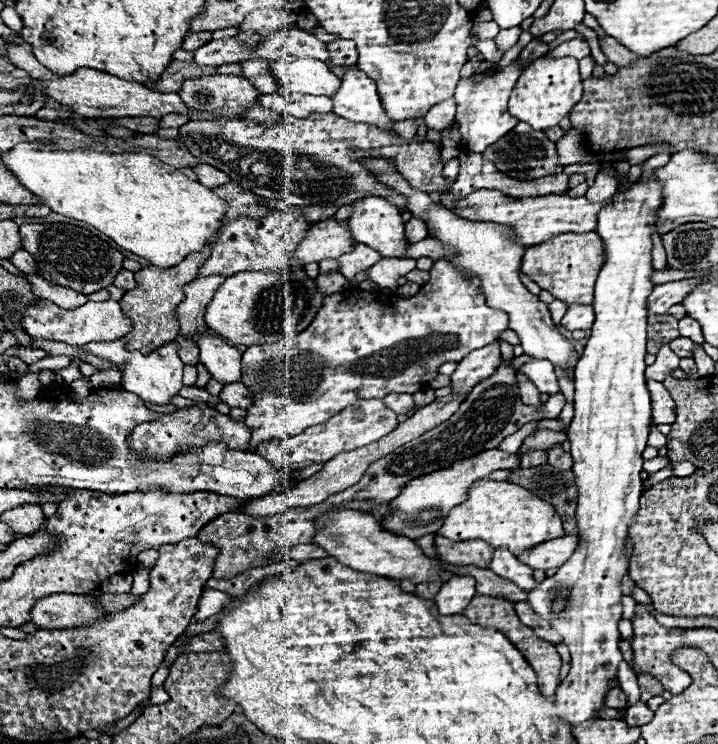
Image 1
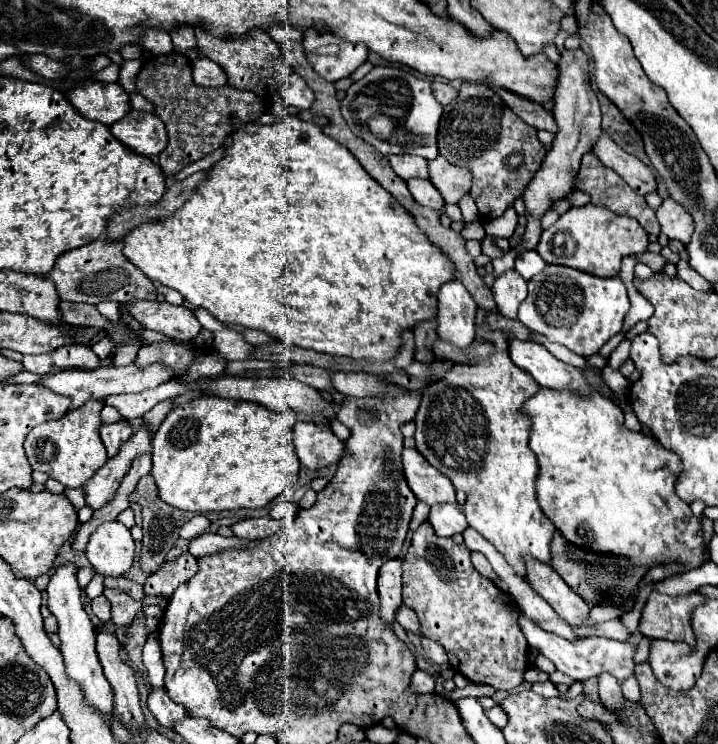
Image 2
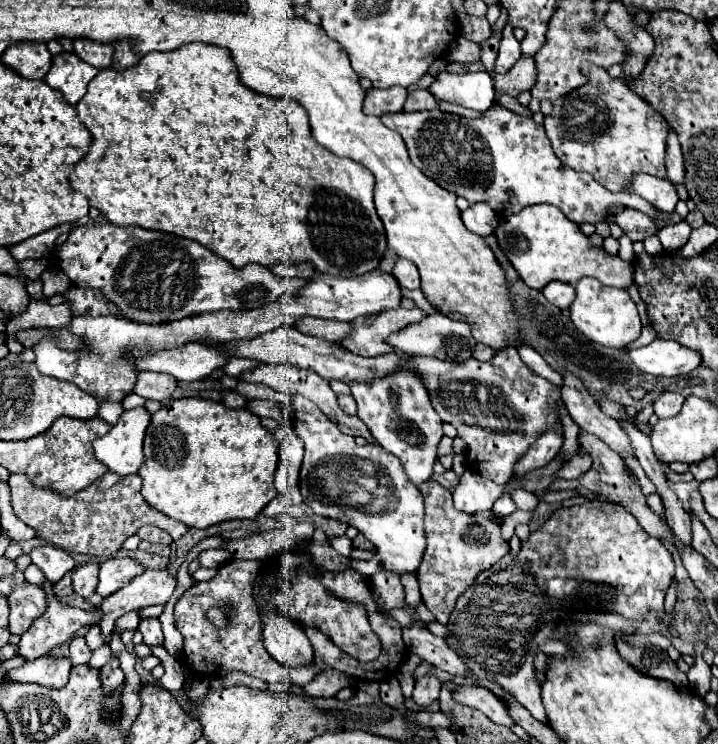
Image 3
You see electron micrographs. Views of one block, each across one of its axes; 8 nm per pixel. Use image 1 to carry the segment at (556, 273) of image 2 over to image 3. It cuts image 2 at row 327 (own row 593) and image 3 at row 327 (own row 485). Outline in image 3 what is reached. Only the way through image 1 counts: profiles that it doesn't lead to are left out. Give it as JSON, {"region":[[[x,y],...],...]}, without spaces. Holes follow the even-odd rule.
{"region":[[[582,278],[576,282],[574,288],[576,288],[576,298],[570,306],[570,320],[586,338],[602,346],[622,348],[640,336],[642,330],[640,316],[634,300],[626,290],[604,286],[596,278]]]}

